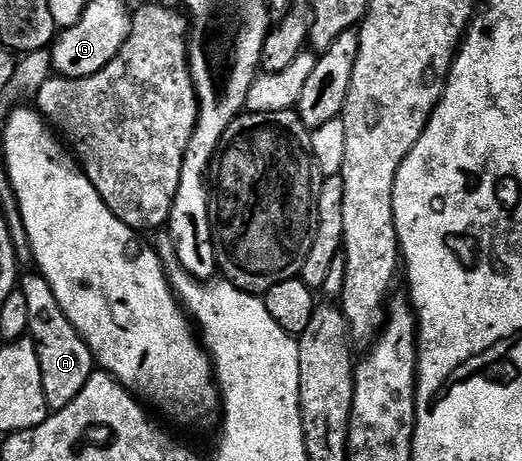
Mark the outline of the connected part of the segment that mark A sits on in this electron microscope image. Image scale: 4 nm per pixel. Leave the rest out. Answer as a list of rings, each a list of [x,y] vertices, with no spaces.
[[[37,272],[21,279],[20,288],[24,292],[24,300],[28,300],[28,337],[34,343],[40,360],[40,376],[44,380],[44,396],[46,405],[51,411],[63,410],[88,384],[90,377],[96,372],[96,363],[88,344],[76,332],[72,320],[64,316],[64,308],[60,308],[60,300],[56,300],[56,292],[48,284],[48,280]]]

